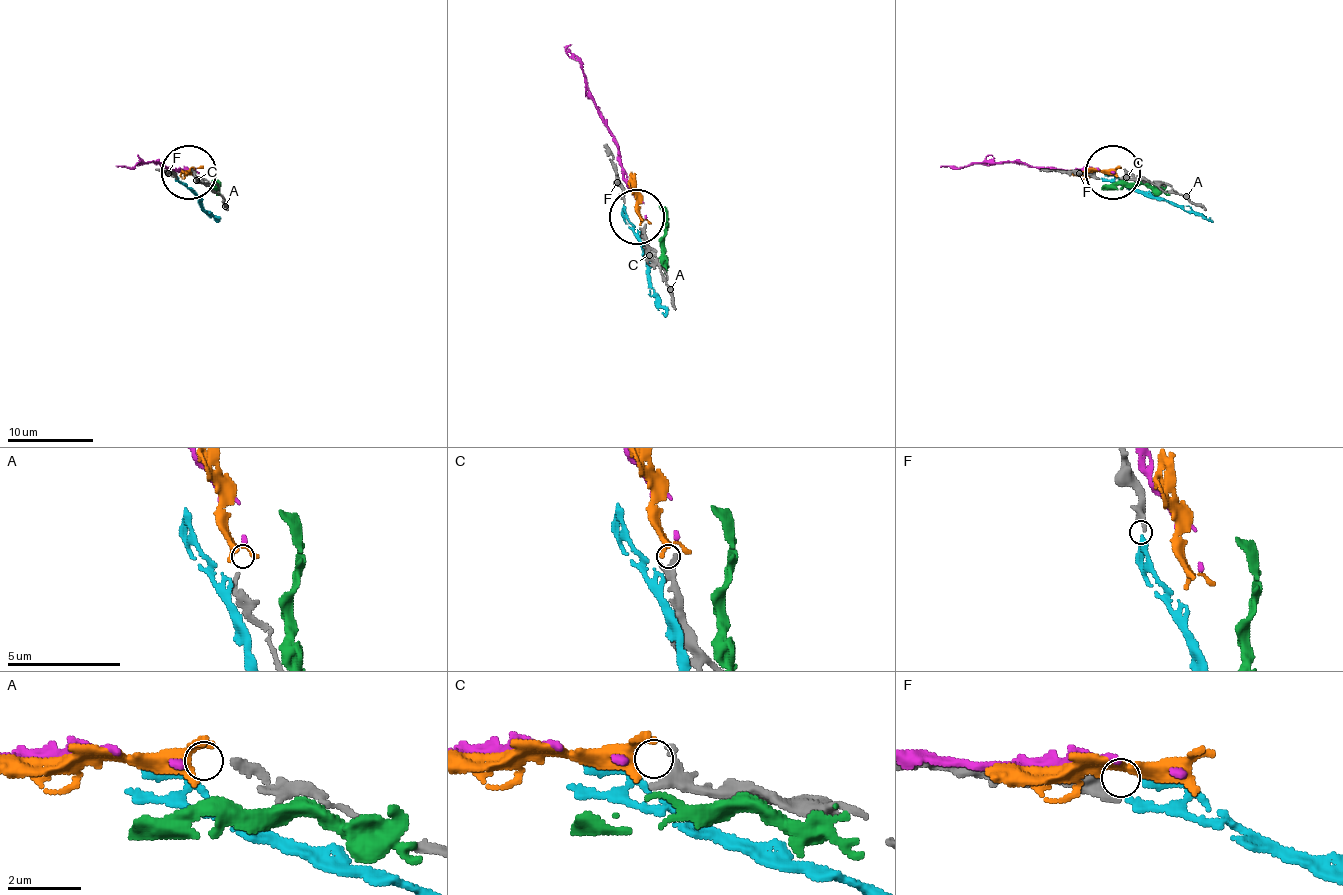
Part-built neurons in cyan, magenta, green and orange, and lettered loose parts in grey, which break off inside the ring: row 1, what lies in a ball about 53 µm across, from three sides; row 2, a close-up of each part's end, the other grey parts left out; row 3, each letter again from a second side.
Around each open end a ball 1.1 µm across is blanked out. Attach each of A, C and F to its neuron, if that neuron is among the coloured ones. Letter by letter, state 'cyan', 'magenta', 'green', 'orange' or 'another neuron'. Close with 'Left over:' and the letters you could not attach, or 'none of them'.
A: magenta
C: orange
F: cyan
Left over: none of them

